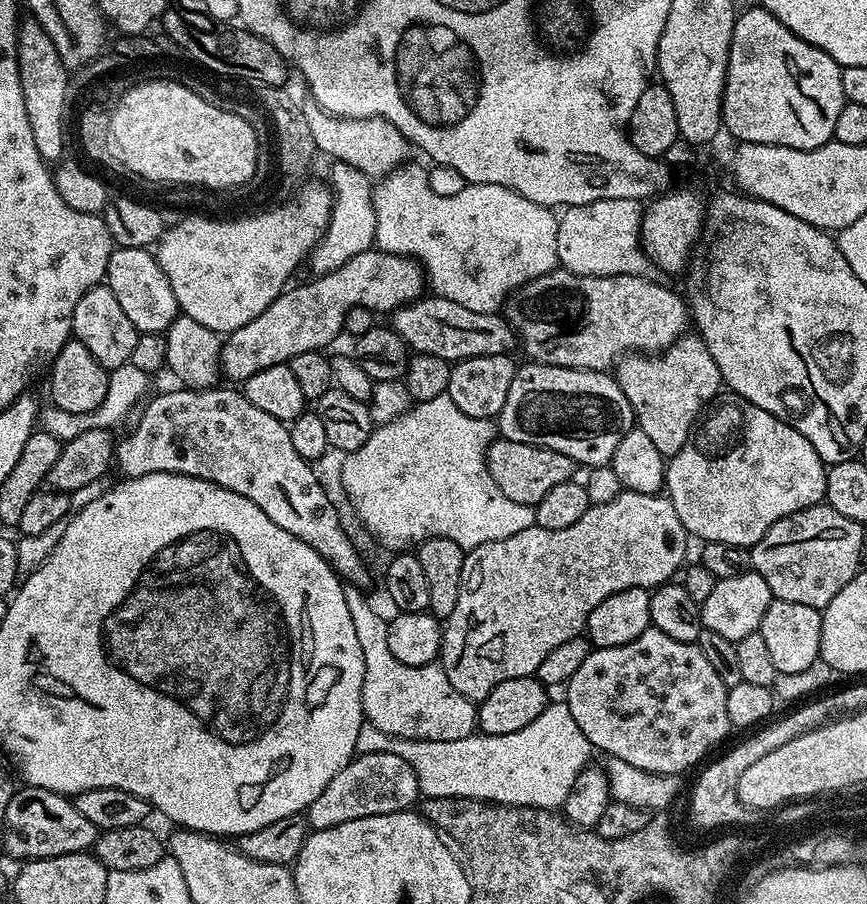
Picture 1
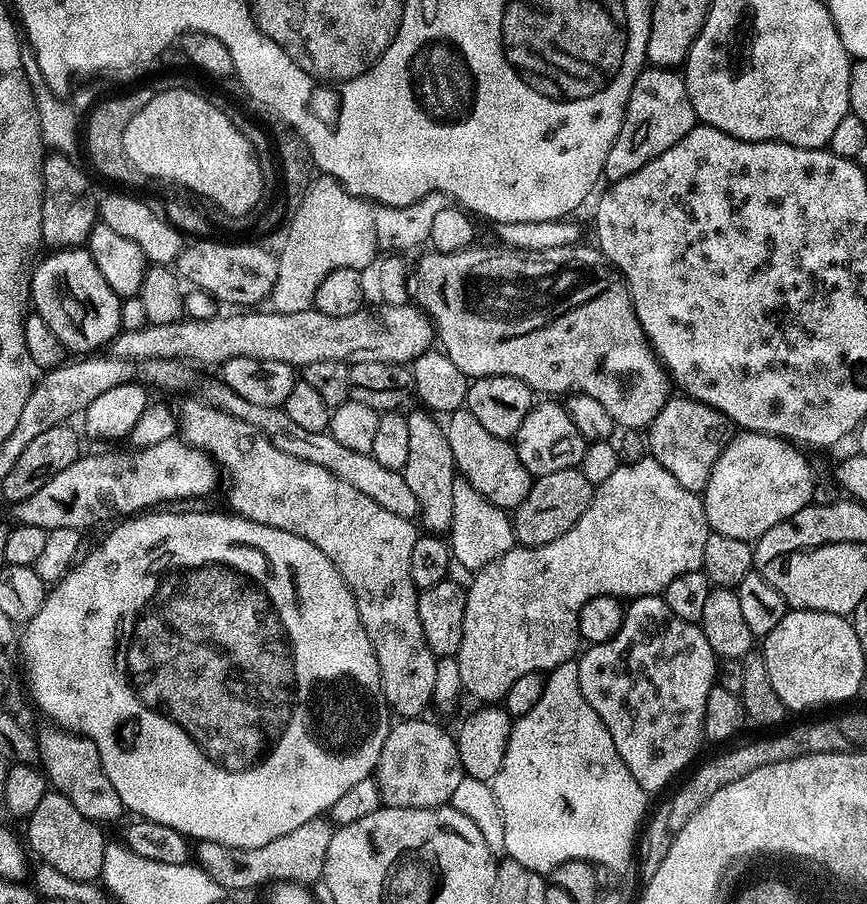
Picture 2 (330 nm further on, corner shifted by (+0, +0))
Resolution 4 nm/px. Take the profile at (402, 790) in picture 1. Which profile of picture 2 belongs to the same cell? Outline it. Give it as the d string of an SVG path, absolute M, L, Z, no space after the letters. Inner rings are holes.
M404 718L396 723L388 729L374 773L381 805L390 808L445 807L465 776L453 733L431 724L428 718Z

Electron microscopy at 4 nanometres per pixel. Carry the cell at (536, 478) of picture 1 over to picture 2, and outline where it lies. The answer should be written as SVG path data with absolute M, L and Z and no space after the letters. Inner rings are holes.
M467 407L459 408L447 417L446 431L459 475L468 480L470 486L474 486L478 494L482 494L482 498L499 508L515 510L522 498L530 494L534 477L526 470L526 466L522 466L515 447L509 441L490 434L490 430L485 430L482 422L478 422L478 418L474 418Z

